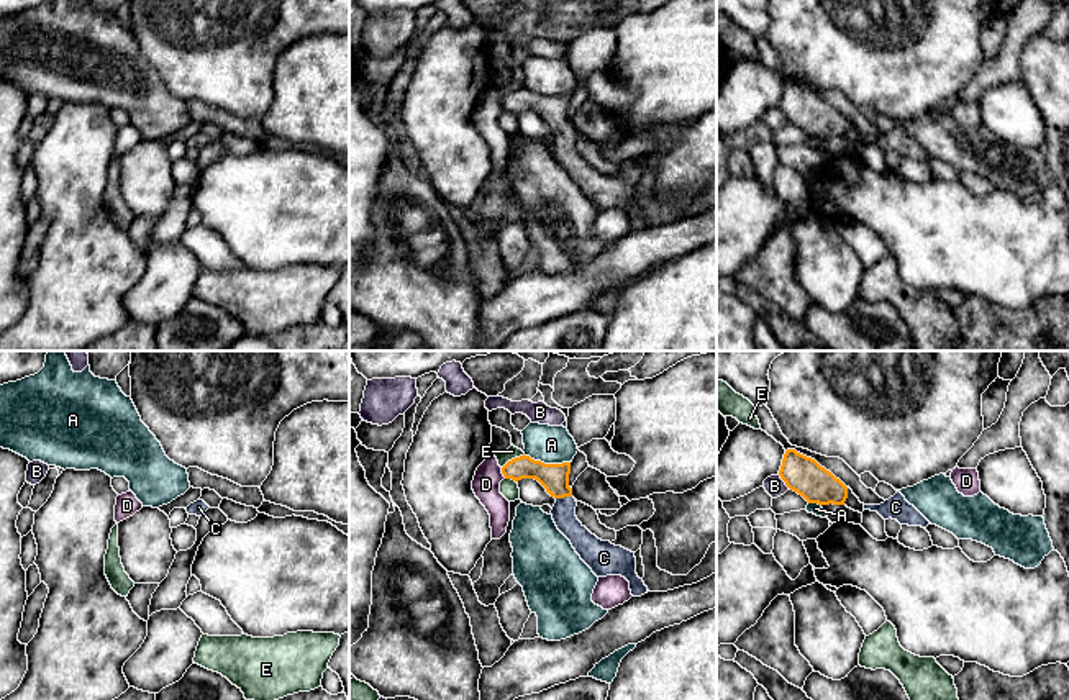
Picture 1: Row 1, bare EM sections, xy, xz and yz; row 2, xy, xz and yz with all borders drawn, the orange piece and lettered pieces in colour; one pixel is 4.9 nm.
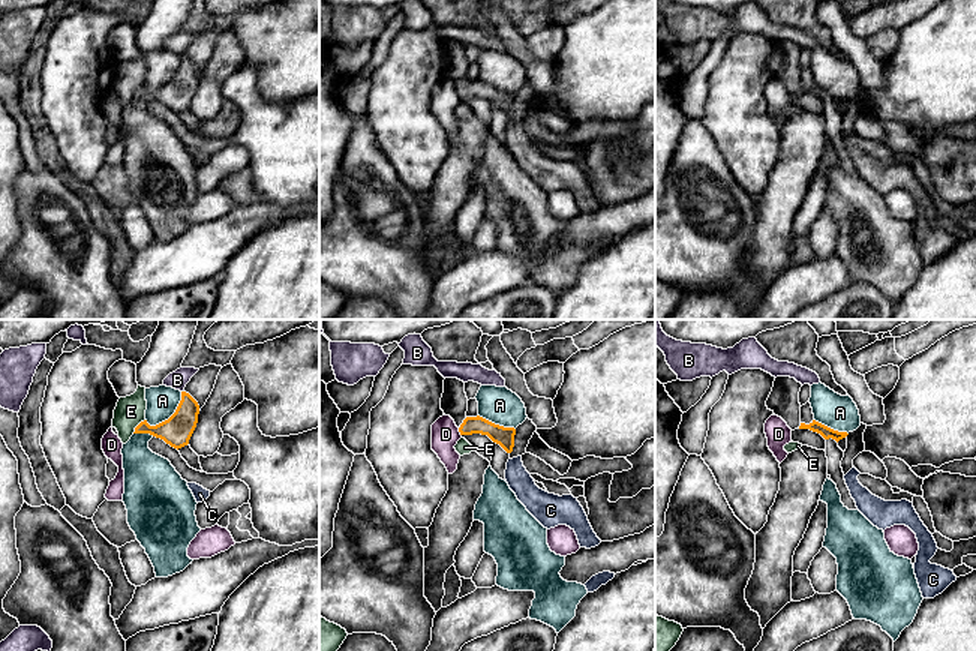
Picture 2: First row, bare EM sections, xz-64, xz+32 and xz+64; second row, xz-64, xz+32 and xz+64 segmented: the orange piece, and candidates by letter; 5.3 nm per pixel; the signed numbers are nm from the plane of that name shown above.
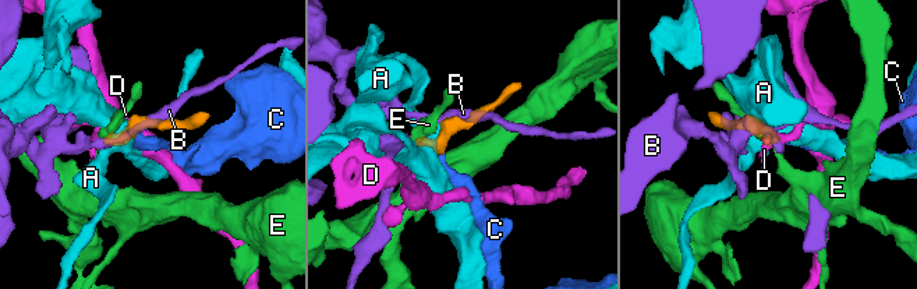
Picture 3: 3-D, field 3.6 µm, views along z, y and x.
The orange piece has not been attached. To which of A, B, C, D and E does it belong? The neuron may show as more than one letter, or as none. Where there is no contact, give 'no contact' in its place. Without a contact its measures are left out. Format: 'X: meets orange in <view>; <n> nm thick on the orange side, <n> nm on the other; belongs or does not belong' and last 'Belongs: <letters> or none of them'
A: meets orange in xz; 140 nm thick on the orange side, 190 nm on the other; does not belong
B: meets orange in yz; 180 nm thick on the orange side, 100 nm on the other; does not belong
C: meets orange in xz; 140 nm thick on the orange side, 120 nm on the other; belongs
D: meets orange in xz; 140 nm thick on the orange side, 140 nm on the other; does not belong
E: meets orange in xz; 140 nm thick on the orange side, 60 nm on the other; does not belong
Belongs: C

